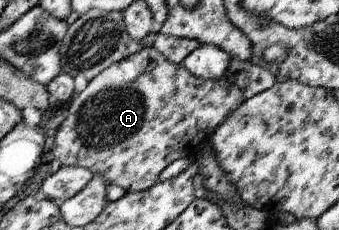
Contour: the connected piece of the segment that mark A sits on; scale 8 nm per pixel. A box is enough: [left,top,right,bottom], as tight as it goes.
[52,47,245,192]

